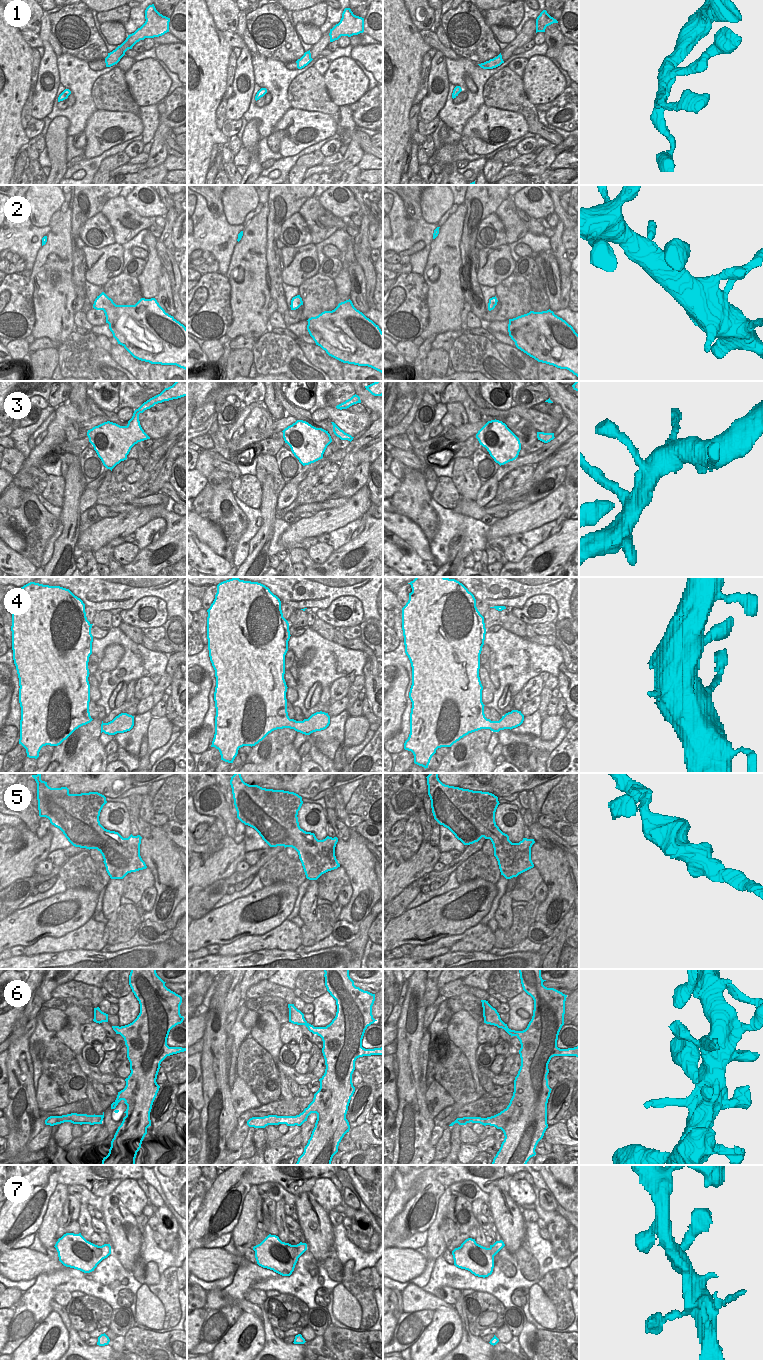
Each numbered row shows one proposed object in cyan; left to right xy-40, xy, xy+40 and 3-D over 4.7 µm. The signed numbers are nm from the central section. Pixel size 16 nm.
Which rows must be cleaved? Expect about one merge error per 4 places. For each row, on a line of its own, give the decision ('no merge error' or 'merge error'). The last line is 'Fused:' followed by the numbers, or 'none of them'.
1: no merge error
2: no merge error
3: no merge error
4: no merge error
5: no merge error
6: no merge error
7: no merge error
Fused: none of them

